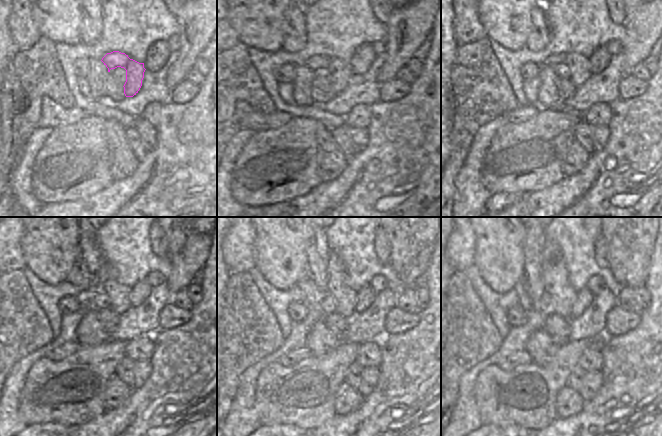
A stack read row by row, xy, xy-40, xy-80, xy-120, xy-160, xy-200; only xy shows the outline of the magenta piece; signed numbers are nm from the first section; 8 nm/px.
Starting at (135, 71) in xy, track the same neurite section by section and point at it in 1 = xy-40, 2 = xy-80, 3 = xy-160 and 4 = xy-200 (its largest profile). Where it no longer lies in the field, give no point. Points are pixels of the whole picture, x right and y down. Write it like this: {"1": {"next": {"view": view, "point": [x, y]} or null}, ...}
{"1": {"next": {"view": "xy-40", "point": [343, 63]}}, "2": {"next": {"view": "xy-80", "point": [569, 71]}}, "3": {"next": {"view": "xy-160", "point": [344, 296]}}, "4": {"next": {"view": "xy-200", "point": [556, 276]}}}

